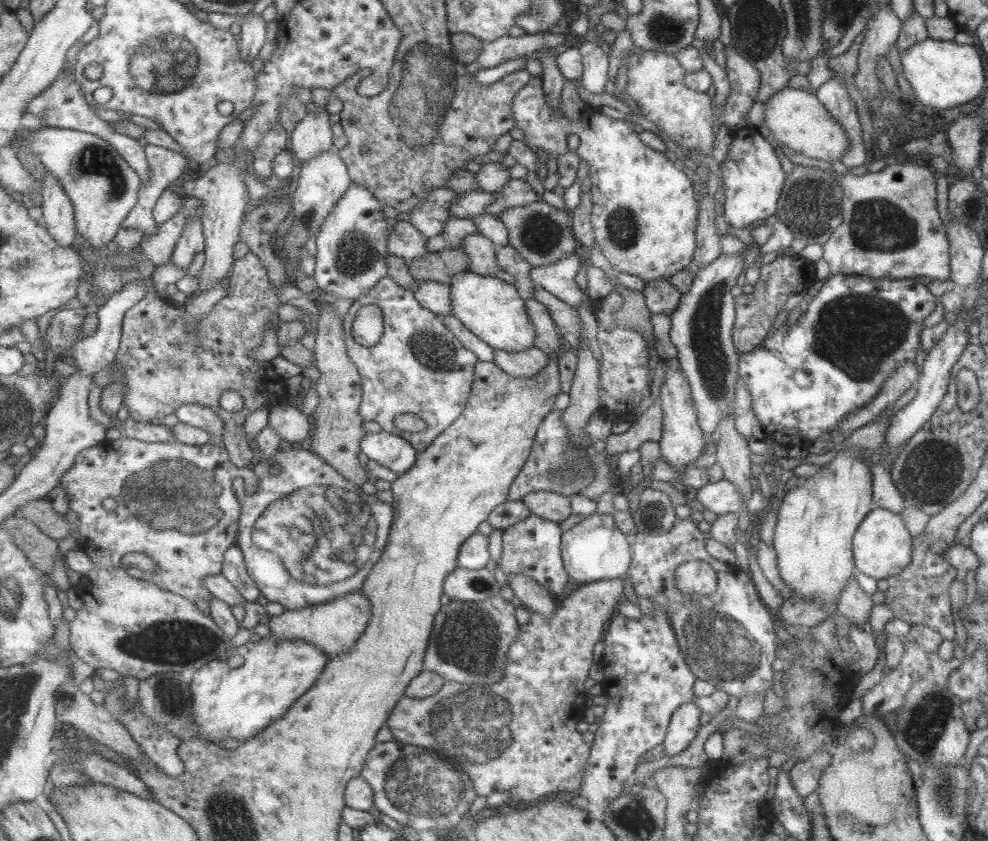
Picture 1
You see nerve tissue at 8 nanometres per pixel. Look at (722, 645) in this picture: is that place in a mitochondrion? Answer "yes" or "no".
yes

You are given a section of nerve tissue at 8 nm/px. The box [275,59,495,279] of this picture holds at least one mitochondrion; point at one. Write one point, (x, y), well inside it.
(309, 219)

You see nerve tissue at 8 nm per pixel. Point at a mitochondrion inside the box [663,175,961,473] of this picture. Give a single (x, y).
(855, 332)

